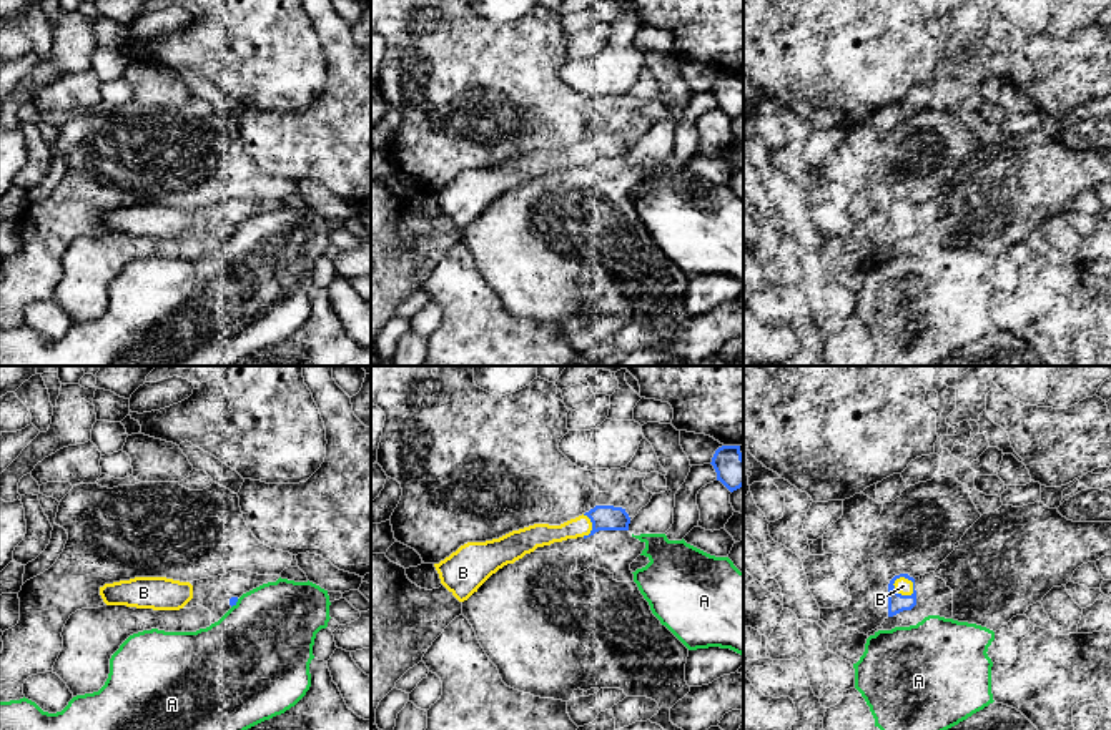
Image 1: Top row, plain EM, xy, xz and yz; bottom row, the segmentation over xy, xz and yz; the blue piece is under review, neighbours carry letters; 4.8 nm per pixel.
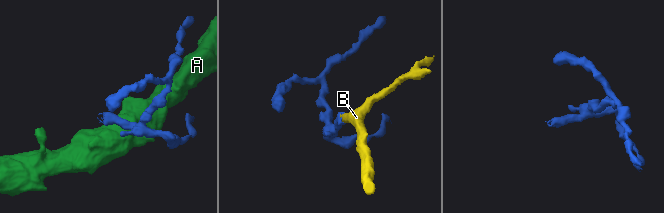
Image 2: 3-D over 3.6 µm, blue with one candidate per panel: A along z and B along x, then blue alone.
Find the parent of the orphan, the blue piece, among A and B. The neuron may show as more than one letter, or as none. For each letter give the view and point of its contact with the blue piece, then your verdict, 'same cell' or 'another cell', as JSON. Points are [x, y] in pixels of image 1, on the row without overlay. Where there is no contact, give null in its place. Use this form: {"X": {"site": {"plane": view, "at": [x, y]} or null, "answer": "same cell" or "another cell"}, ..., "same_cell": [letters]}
{"A": {"site": {"plane": "xy", "at": [235, 231]}, "answer": "another cell"}, "B": {"site": {"plane": "yz", "at": [900, 221]}, "answer": "same cell"}, "same_cell": ["B"]}

